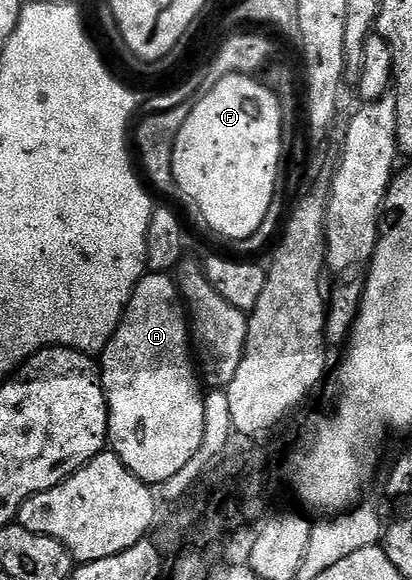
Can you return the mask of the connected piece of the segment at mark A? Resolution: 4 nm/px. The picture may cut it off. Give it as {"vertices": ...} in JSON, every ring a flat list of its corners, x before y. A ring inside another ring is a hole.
{"vertices":[[144,273,135,286,117,332,103,349,101,373,107,394,109,446,129,472,148,484,166,484,181,468,194,462,205,440,205,390,193,361,189,318,176,279,170,273]]}

